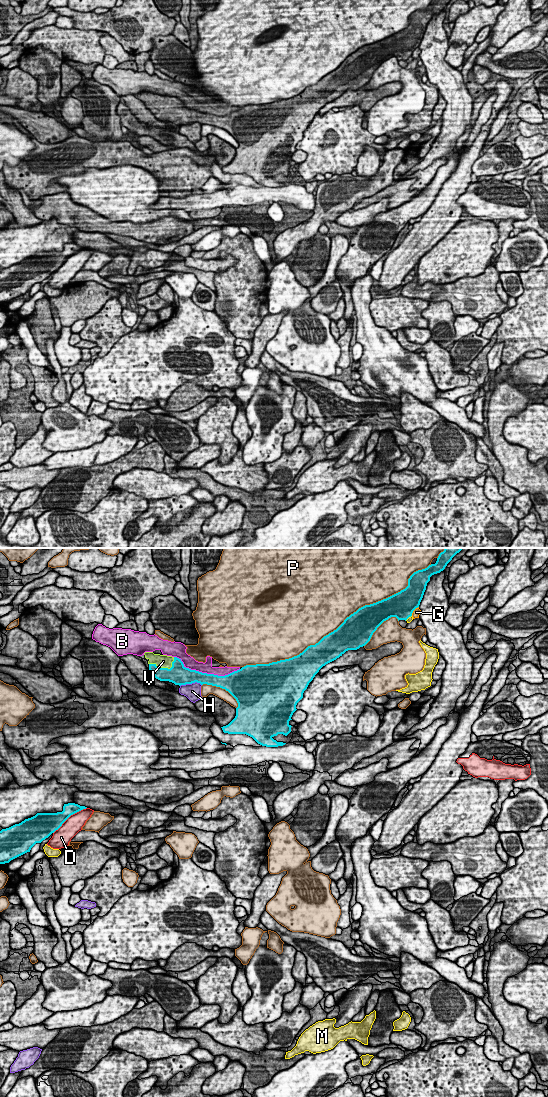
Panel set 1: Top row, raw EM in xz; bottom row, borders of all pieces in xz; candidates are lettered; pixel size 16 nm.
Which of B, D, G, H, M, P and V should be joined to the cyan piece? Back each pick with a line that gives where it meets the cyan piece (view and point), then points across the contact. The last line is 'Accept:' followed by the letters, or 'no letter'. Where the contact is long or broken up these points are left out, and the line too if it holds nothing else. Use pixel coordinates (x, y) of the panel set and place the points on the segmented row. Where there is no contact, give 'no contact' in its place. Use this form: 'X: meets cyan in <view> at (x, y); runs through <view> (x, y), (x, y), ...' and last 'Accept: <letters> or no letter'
V: meets cyan in xz at (164, 668)
Accept: V

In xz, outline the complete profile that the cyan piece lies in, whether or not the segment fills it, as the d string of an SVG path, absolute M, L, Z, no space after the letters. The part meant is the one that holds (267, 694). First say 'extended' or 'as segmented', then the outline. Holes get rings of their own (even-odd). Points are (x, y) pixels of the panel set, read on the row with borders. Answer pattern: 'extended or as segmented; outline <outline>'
extended; outline M445 548L437 558L435 564L414 572L408 579L408 586L400 592L378 601L365 605L347 617L333 632L324 636L315 645L308 646L302 653L289 659L269 664L246 665L241 669L225 676L202 673L186 668L177 657L145 652L148 659L149 670L160 681L169 681L175 685L192 683L207 684L220 687L228 691L237 701L235 718L226 726L221 727L224 733L246 734L258 744L266 747L283 746L286 743L273 739L278 734L287 736L291 732L289 721L297 710L297 703L303 698L303 693L319 670L326 664L336 660L348 650L357 650L365 646L373 633L386 620L396 617L407 620L413 611L419 607L430 577L445 569L452 558L463 548Z

